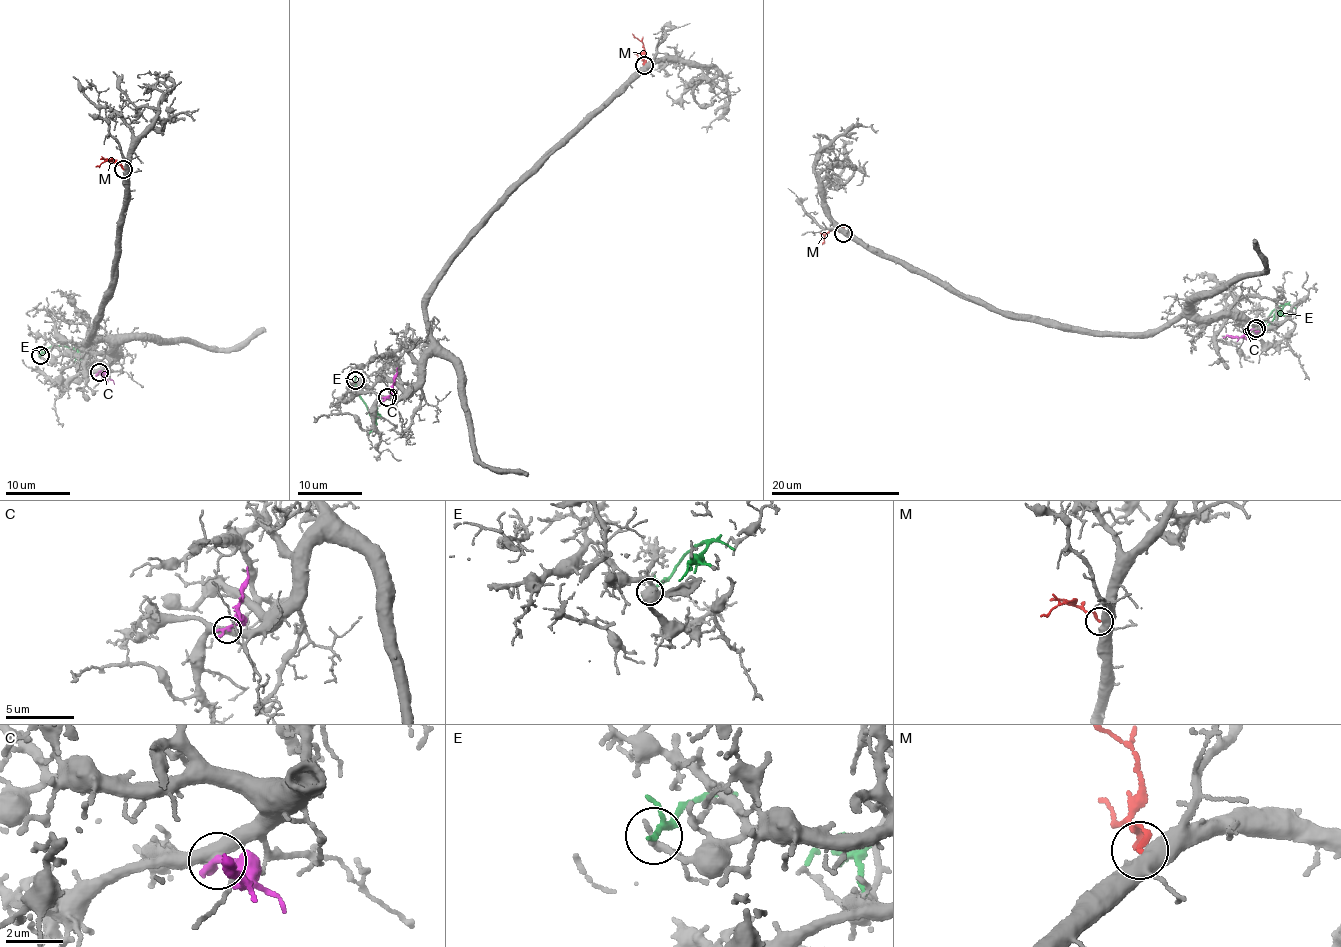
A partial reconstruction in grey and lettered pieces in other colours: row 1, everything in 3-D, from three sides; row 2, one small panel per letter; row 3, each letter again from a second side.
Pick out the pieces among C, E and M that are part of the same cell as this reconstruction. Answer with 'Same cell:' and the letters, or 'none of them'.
Same cell: none of them

